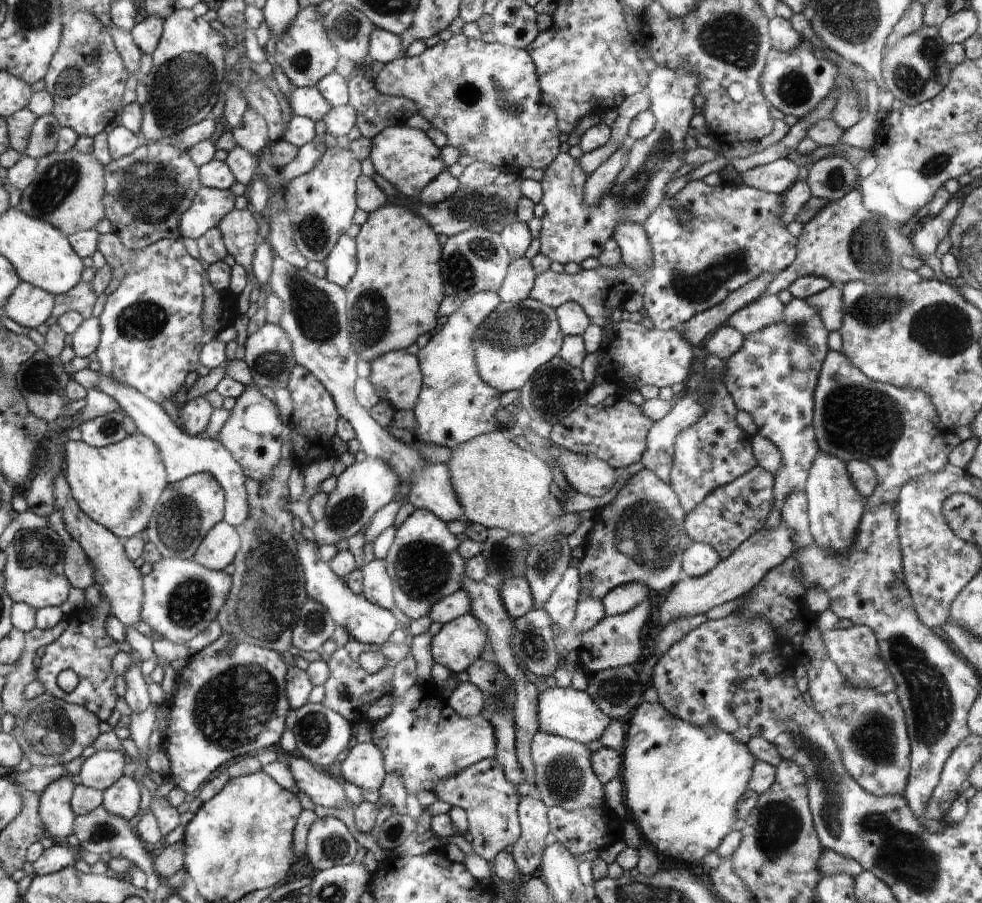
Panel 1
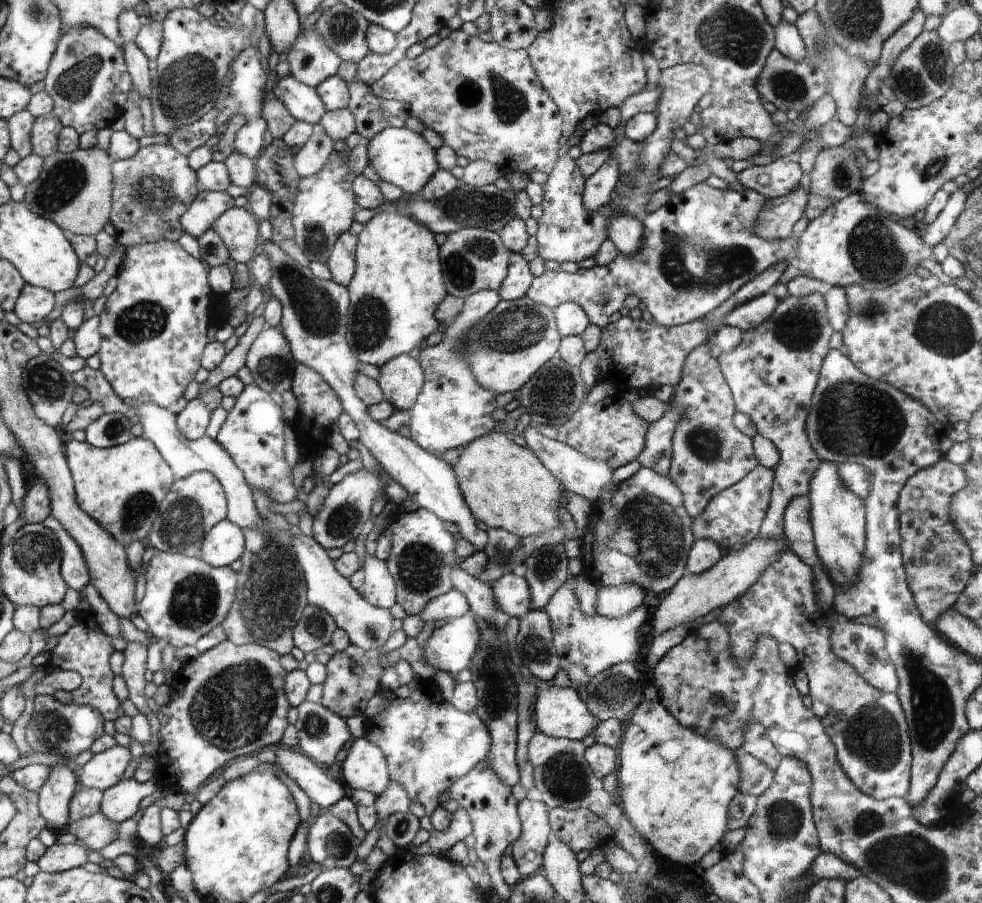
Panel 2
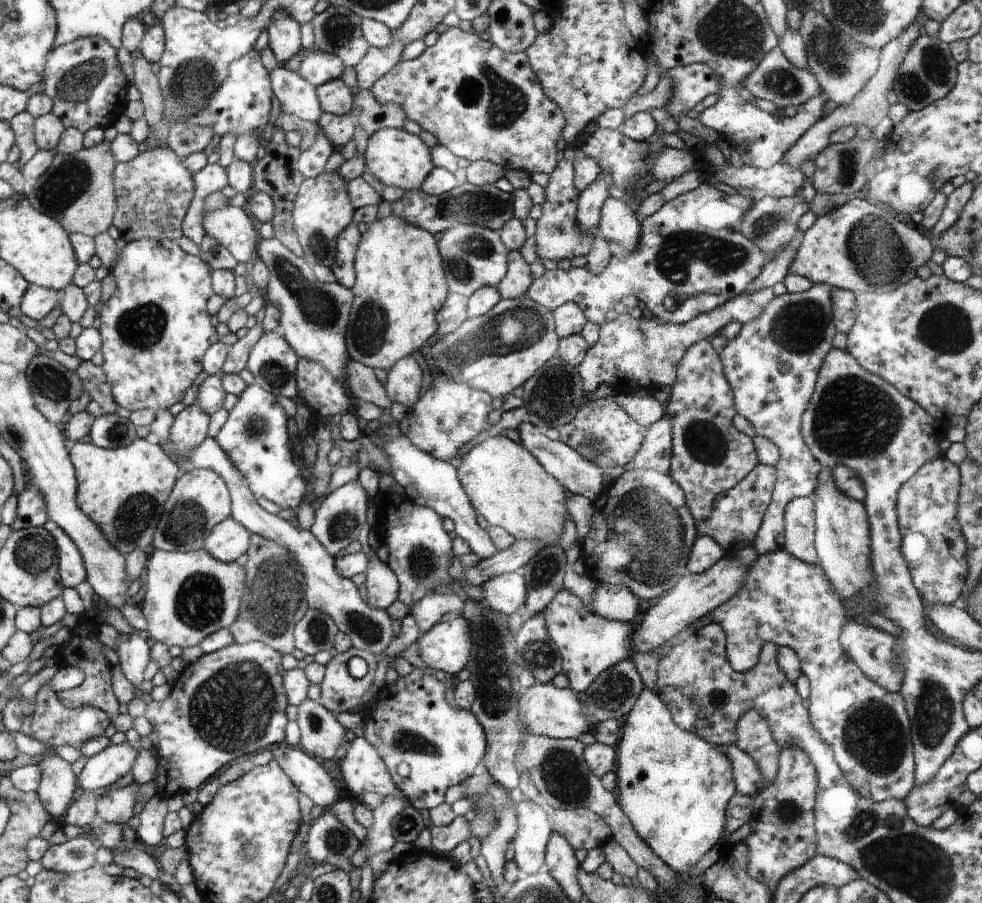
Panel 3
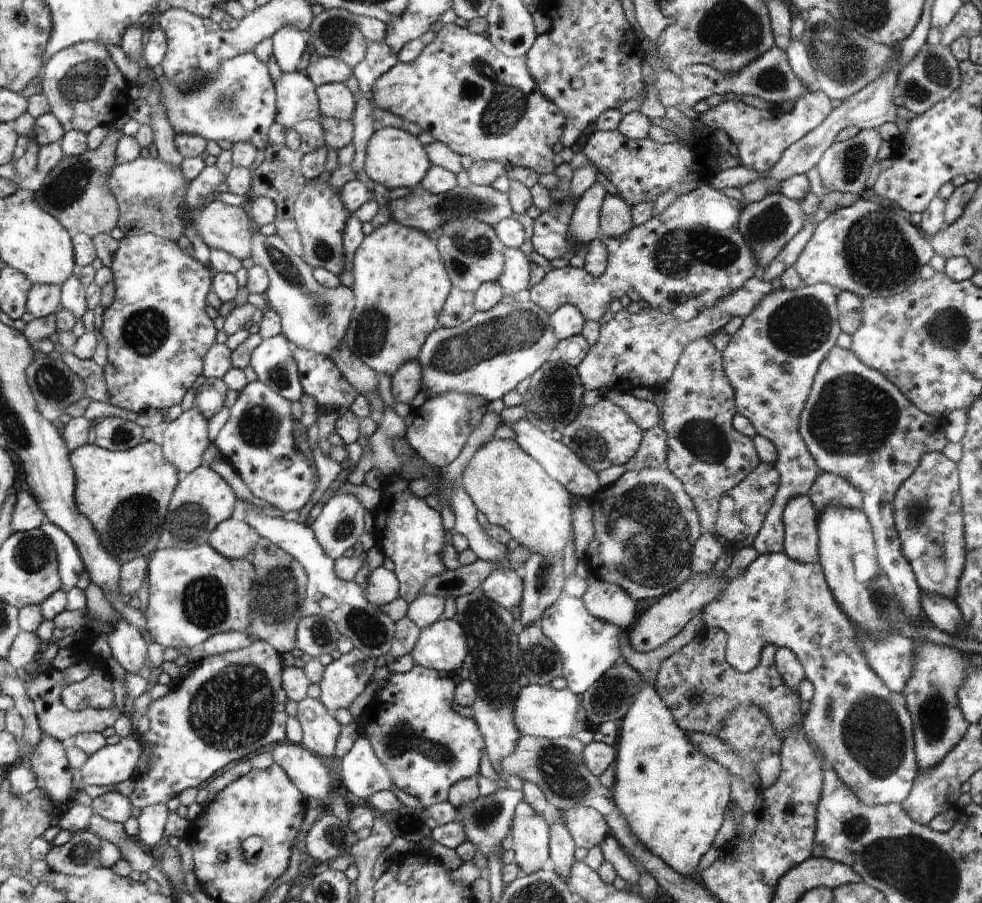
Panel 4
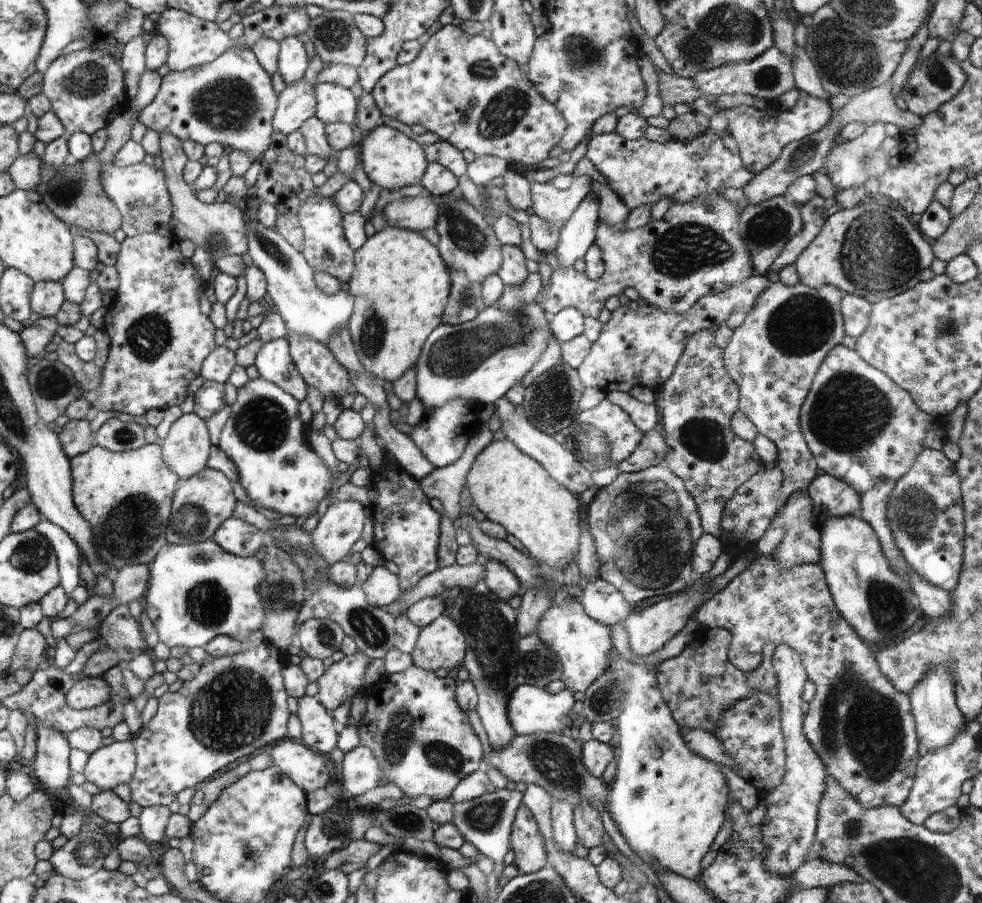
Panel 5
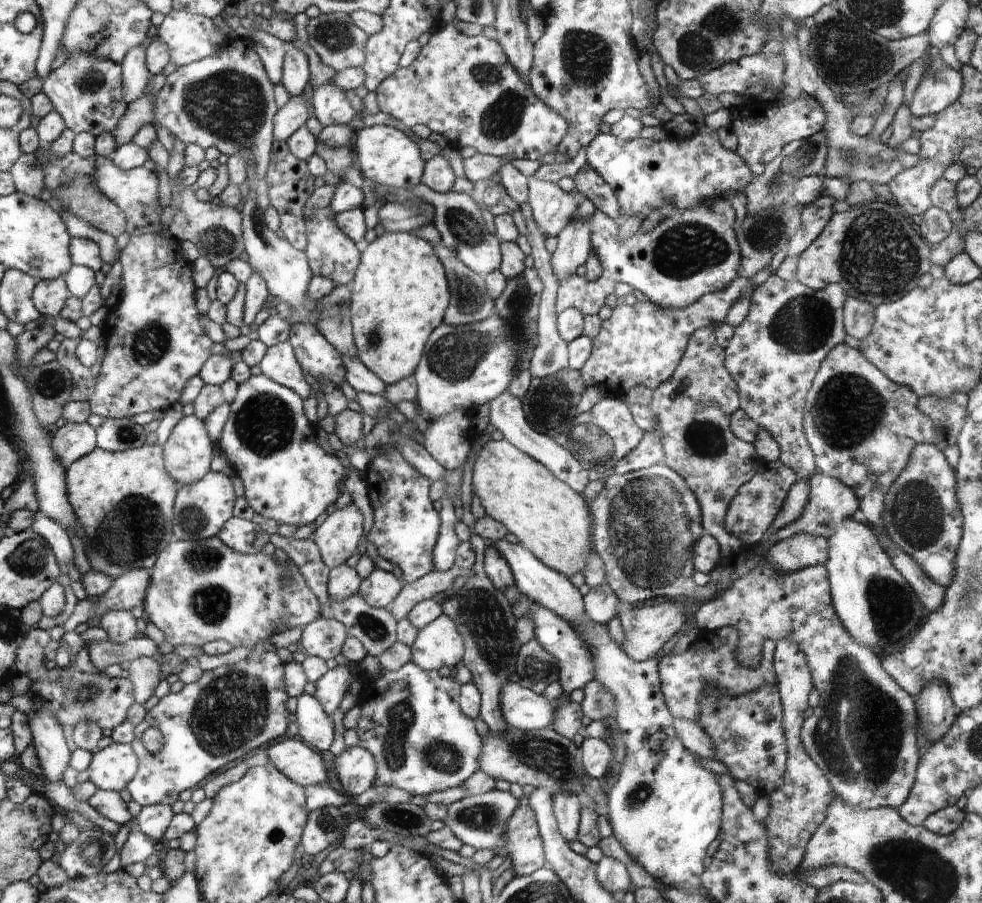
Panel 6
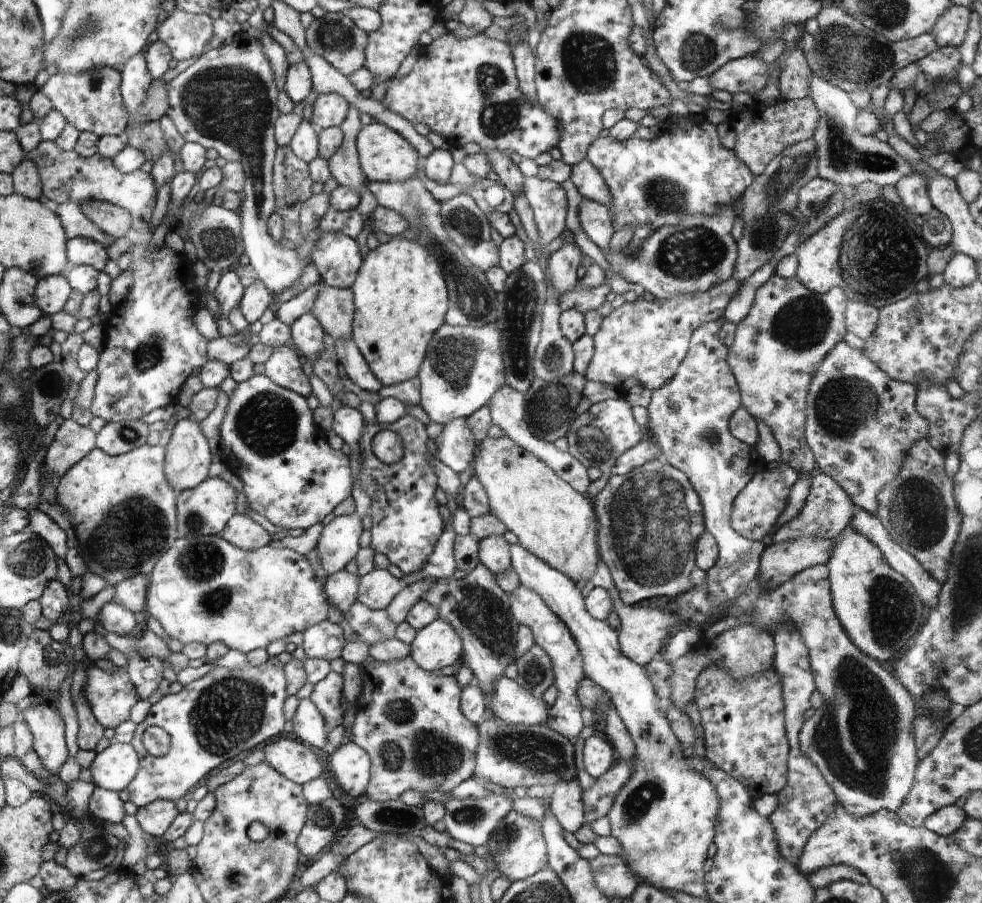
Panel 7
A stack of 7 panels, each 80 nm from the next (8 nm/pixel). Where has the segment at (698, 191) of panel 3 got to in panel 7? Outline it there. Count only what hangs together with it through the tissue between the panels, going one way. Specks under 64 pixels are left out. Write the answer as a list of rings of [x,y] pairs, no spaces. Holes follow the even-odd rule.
[[[584,199],[578,207],[578,216],[580,224],[588,238],[592,240],[596,246],[604,253],[607,261],[612,265],[612,273],[620,275],[624,280],[633,284],[641,284],[645,292],[652,293],[659,299],[667,301],[673,298],[690,297],[696,292],[702,292],[714,288],[714,286],[722,284],[729,280],[736,270],[737,258],[740,254],[740,248],[737,246],[736,240],[732,237],[732,224],[737,218],[736,211],[732,207],[725,207],[715,215],[698,215],[686,216],[675,225],[664,225],[661,229],[652,232],[642,243],[636,255],[633,258],[626,258],[623,252],[618,253],[612,248],[612,238],[616,234],[613,229],[613,220],[605,206],[597,202]],[[582,282],[576,284],[574,290],[570,290],[560,299],[561,310],[576,309],[582,314],[588,311],[596,311],[606,301],[606,295],[611,291],[609,283],[601,284],[596,288],[588,288]]]

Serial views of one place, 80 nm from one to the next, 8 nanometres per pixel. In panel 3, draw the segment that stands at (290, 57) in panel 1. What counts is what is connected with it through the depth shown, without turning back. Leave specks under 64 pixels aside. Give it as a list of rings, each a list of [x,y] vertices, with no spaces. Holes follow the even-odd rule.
[[[314,45],[302,50],[296,72],[306,82],[318,87],[328,81],[336,80],[336,78],[340,79],[344,72],[344,64],[338,55],[318,50]]]

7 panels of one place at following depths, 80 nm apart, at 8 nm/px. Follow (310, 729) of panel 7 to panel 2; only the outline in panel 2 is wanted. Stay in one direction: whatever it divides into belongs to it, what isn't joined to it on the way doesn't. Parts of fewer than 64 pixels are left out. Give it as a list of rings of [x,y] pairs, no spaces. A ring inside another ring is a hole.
[[[305,701],[298,707],[297,749],[314,762],[332,764],[338,750],[350,739],[344,720],[322,704]]]

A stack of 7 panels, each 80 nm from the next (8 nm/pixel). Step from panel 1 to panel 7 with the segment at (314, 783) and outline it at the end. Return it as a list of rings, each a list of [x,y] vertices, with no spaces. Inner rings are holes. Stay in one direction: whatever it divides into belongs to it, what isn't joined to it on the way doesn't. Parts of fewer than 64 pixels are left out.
[[[287,737],[275,739],[260,748],[264,751],[265,760],[287,779],[302,786],[320,776],[320,760],[302,741]]]

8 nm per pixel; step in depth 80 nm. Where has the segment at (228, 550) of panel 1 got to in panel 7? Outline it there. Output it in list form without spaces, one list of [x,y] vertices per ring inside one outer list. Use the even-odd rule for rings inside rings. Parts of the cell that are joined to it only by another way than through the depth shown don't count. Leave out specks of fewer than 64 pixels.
[[[242,513],[234,514],[218,535],[242,550],[261,549],[270,542],[268,532],[250,516]]]

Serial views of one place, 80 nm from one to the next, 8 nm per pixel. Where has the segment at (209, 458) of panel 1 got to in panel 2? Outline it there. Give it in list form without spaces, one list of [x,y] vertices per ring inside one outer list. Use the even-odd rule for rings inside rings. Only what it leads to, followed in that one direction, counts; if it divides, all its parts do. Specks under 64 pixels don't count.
[[[140,402],[140,404],[133,407],[138,412],[138,423],[142,425],[142,437],[149,439],[154,444],[154,447],[161,452],[162,458],[165,458],[170,470],[173,470],[176,480],[184,479],[190,474],[200,471],[210,472],[210,474],[216,476],[218,482],[221,482],[225,495],[228,496],[229,513],[227,514],[227,520],[236,524],[242,530],[246,528],[254,528],[254,530],[262,528],[262,530],[266,530],[266,522],[260,516],[260,512],[256,510],[256,506],[254,506],[252,489],[248,487],[242,470],[236,466],[230,454],[215,439],[210,438],[207,434],[197,440],[188,440],[178,430],[177,416],[172,414],[172,411],[169,412],[152,402]]]

